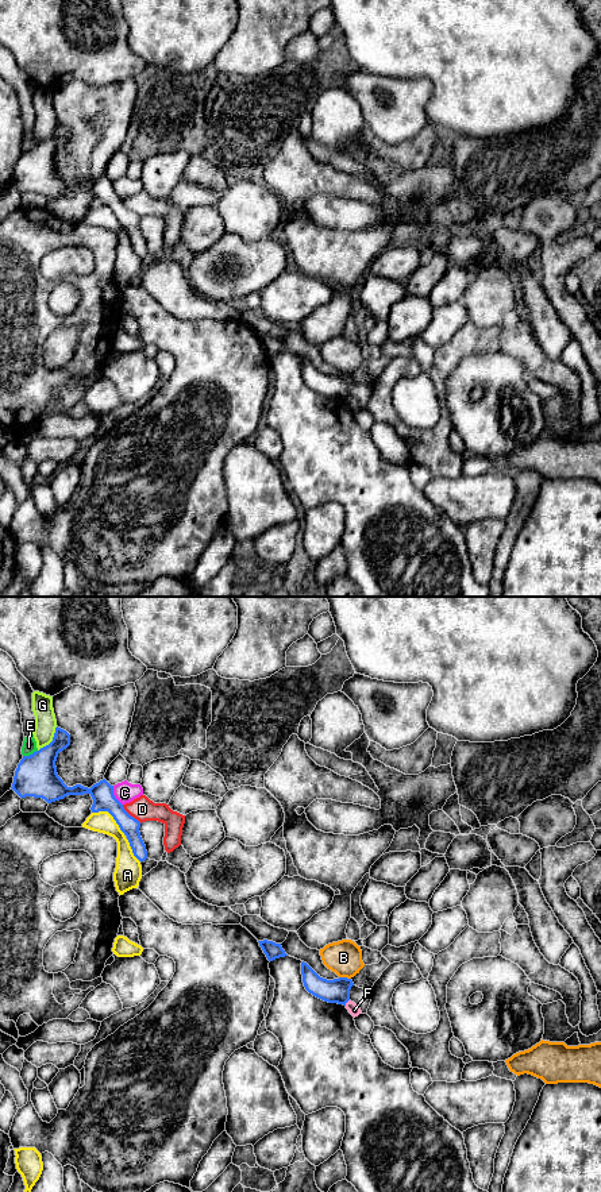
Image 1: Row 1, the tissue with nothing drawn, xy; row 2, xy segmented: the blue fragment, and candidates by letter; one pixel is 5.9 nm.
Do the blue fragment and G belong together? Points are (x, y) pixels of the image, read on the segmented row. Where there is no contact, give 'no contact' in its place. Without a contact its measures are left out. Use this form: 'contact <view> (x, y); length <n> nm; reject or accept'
contact xy (53, 740); length 190 nm; reject

